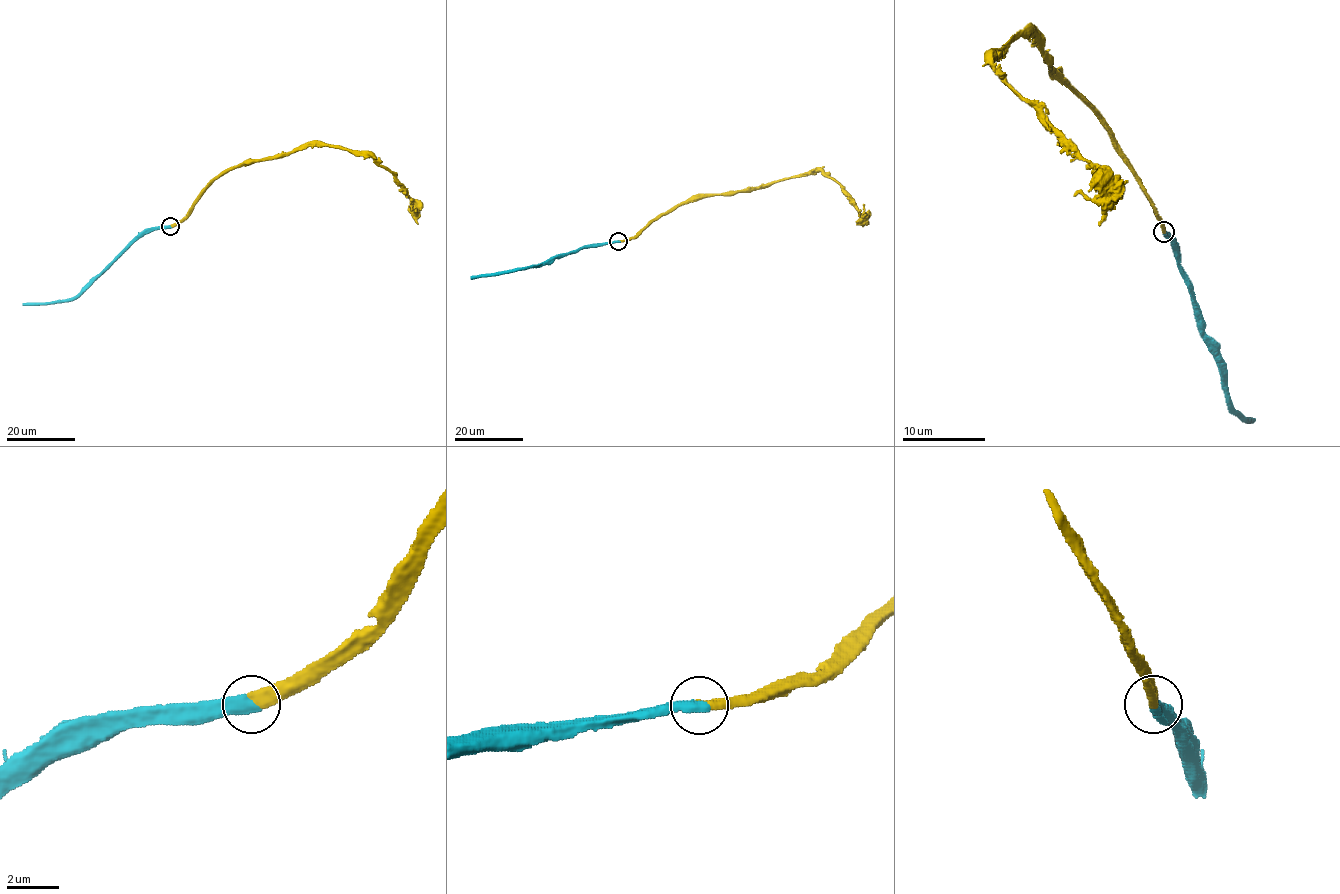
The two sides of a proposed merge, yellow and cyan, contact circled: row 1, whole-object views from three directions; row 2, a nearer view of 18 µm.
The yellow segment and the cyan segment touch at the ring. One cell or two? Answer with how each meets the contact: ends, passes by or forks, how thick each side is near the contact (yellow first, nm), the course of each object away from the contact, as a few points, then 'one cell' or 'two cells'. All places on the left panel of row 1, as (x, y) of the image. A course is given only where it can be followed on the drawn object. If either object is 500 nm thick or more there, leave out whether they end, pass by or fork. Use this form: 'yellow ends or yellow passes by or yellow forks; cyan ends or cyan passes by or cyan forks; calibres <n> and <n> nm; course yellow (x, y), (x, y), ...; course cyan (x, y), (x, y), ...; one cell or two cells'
calibres 480 and 550 nm; course yellow (171, 227), (230, 169), (309, 146), (367, 153), (415, 202), (417, 224); course cyan (171, 227), (143, 230), (76, 296), (50, 302), (22, 303); one cell

